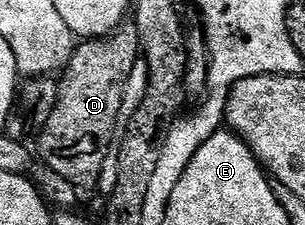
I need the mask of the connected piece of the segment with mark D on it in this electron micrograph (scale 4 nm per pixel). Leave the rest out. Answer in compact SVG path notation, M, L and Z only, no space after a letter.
M122 26L107 36L83 41L81 45L81 48L79 45L73 49L72 56L61 73L54 113L50 114L47 126L42 128L37 136L39 136L38 150L49 171L58 173L77 189L84 190L84 188L95 189L99 185L101 171L110 158L114 146L119 125L118 118L125 103L125 90L128 88L133 70L139 65L142 49L140 33L132 26Z

